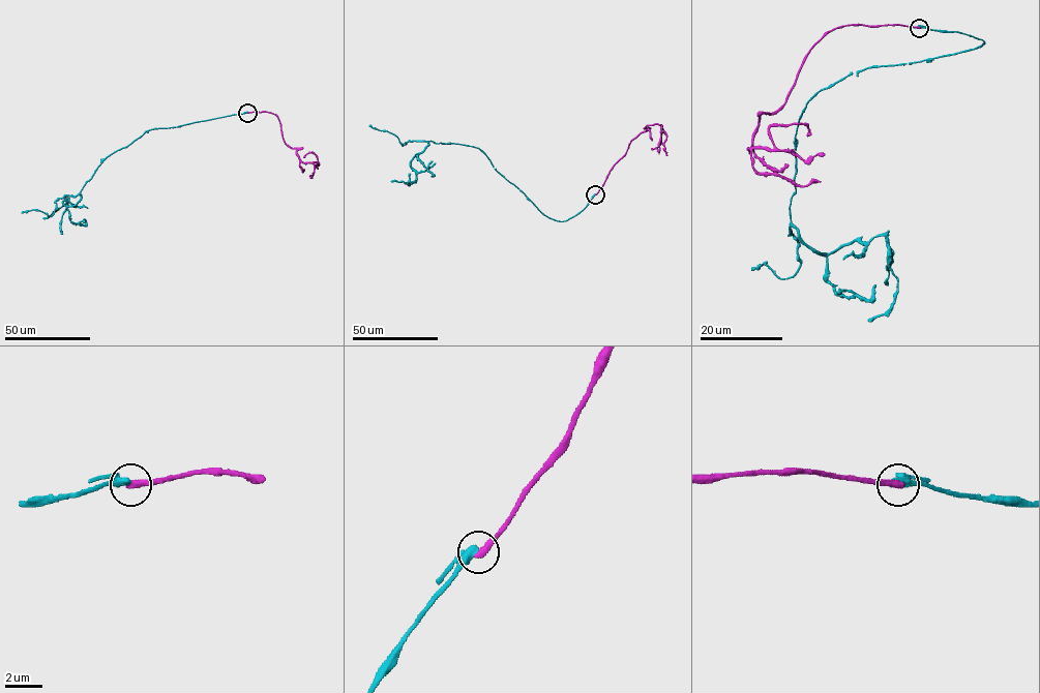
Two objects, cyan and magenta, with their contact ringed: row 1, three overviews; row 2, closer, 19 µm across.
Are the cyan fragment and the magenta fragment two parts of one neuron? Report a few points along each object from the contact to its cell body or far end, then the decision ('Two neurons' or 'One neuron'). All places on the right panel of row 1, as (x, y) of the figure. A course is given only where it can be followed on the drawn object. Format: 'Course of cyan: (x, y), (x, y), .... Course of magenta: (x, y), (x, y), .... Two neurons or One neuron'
Course of cyan: (919, 27), (984, 42), (851, 72), (797, 126), (798, 236), (819, 253), (885, 236), (897, 294), (868, 321). Course of magenta: (919, 27), (830, 30), (788, 99), (760, 116), (748, 148), (774, 148), (772, 125), (803, 123), (807, 136). Two neurons

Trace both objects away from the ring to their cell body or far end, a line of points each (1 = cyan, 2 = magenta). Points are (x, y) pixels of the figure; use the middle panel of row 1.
1: (595, 194), (567, 219), (550, 218), (477, 148), (458, 144), (428, 141), (411, 162), (410, 185), (408, 173)
2: (595, 194), (632, 140), (648, 129), (646, 126), (658, 123), (665, 134), (662, 132), (661, 143), (651, 148)

